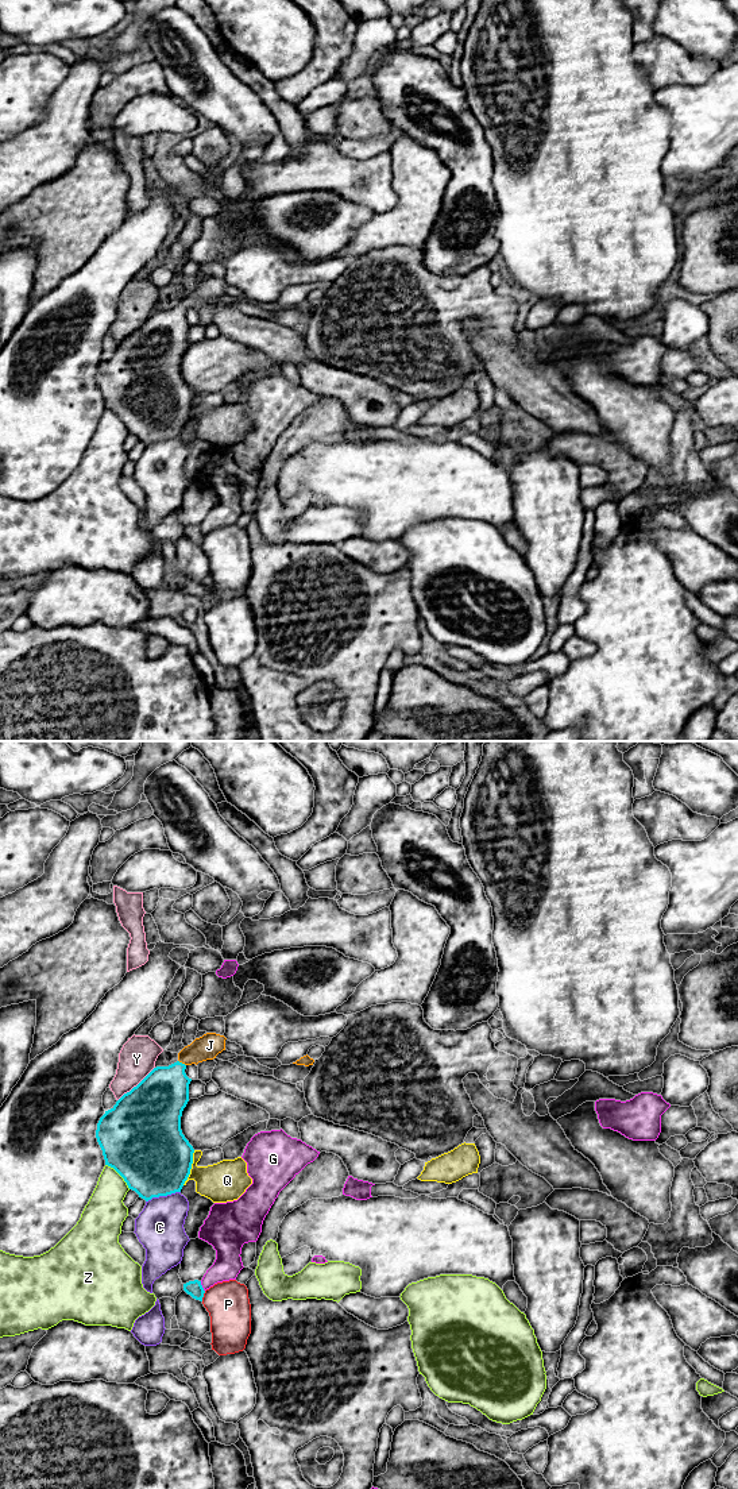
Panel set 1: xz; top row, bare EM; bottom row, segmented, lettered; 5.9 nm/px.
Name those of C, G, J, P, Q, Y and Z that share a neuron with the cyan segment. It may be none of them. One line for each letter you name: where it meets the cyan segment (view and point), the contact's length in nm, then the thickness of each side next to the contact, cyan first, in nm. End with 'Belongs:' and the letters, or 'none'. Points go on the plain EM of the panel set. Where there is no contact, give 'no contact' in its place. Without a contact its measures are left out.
J: xz (181, 307) | 60 nm | 300/150 nm
Belongs: J

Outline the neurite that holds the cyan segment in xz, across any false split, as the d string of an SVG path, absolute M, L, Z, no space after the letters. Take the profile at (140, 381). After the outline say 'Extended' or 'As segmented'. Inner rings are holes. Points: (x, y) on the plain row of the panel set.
M206 277L178 297L178 305L154 312L136 331L124 337L100 362L96 374L105 409L113 412L146 445L181 436L193 408L194 393L181 374L182 355L189 346L188 309L213 304L225 294L225 281Z. Extended

